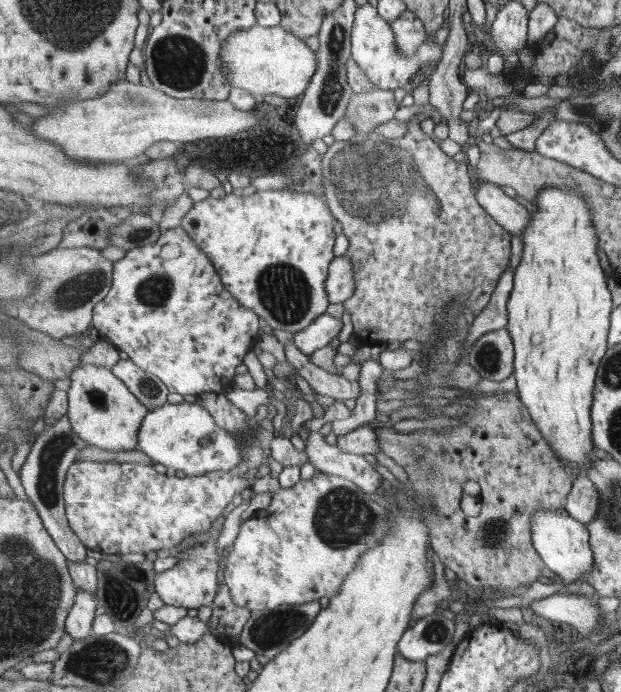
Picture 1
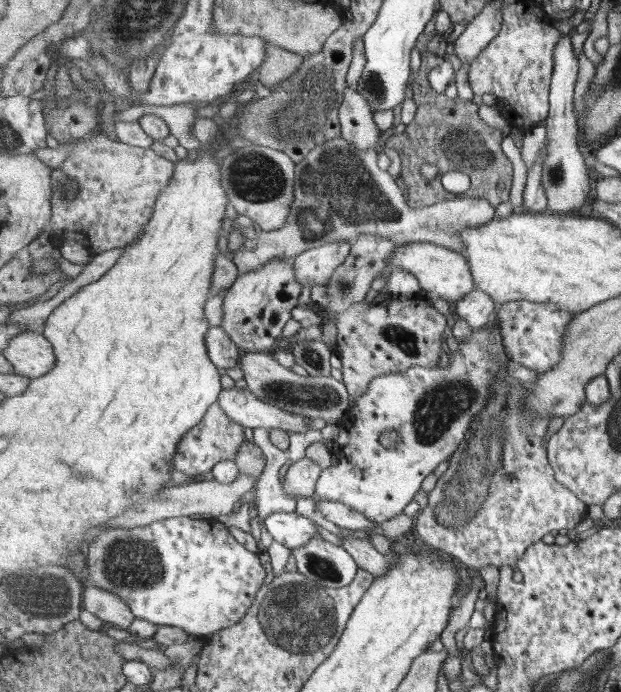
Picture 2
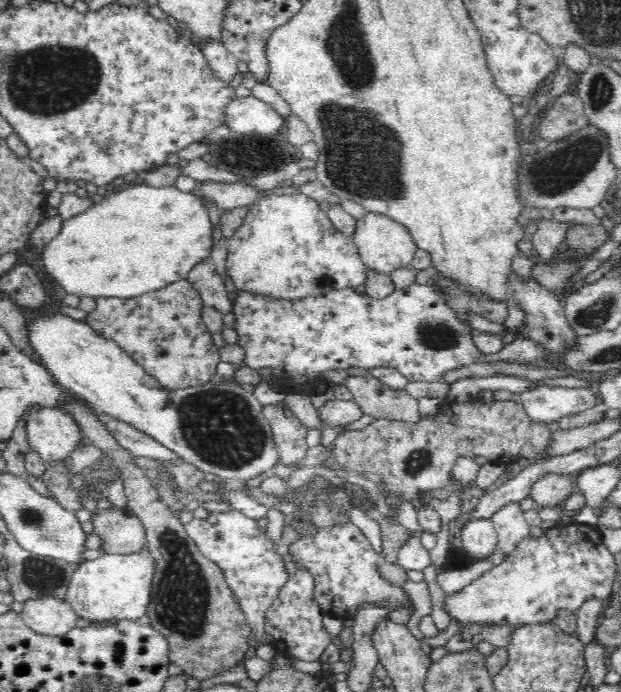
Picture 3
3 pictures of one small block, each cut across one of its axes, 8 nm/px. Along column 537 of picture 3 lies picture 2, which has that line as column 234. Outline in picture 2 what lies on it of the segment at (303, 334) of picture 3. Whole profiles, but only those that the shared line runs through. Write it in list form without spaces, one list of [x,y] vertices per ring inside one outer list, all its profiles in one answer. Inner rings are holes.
[[[211,327],[206,336],[209,358],[219,368],[233,368],[240,364],[243,354],[223,327]]]

